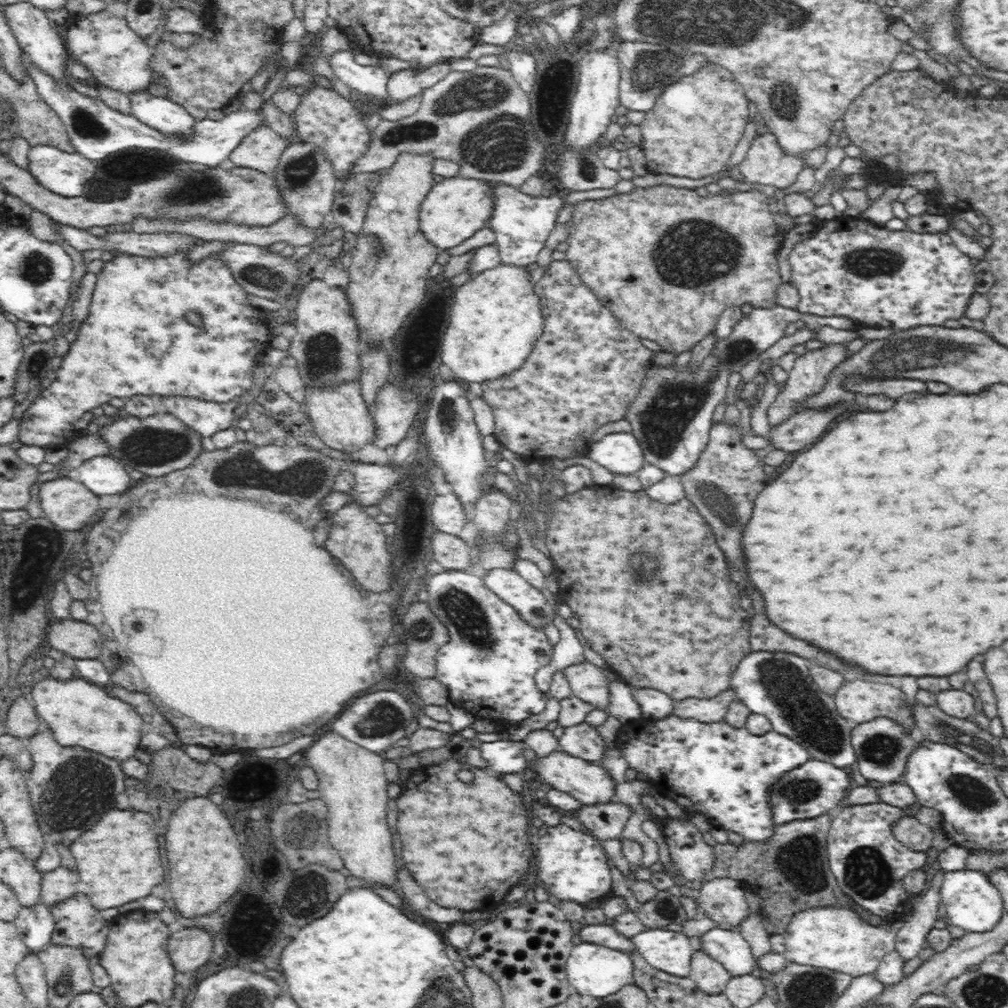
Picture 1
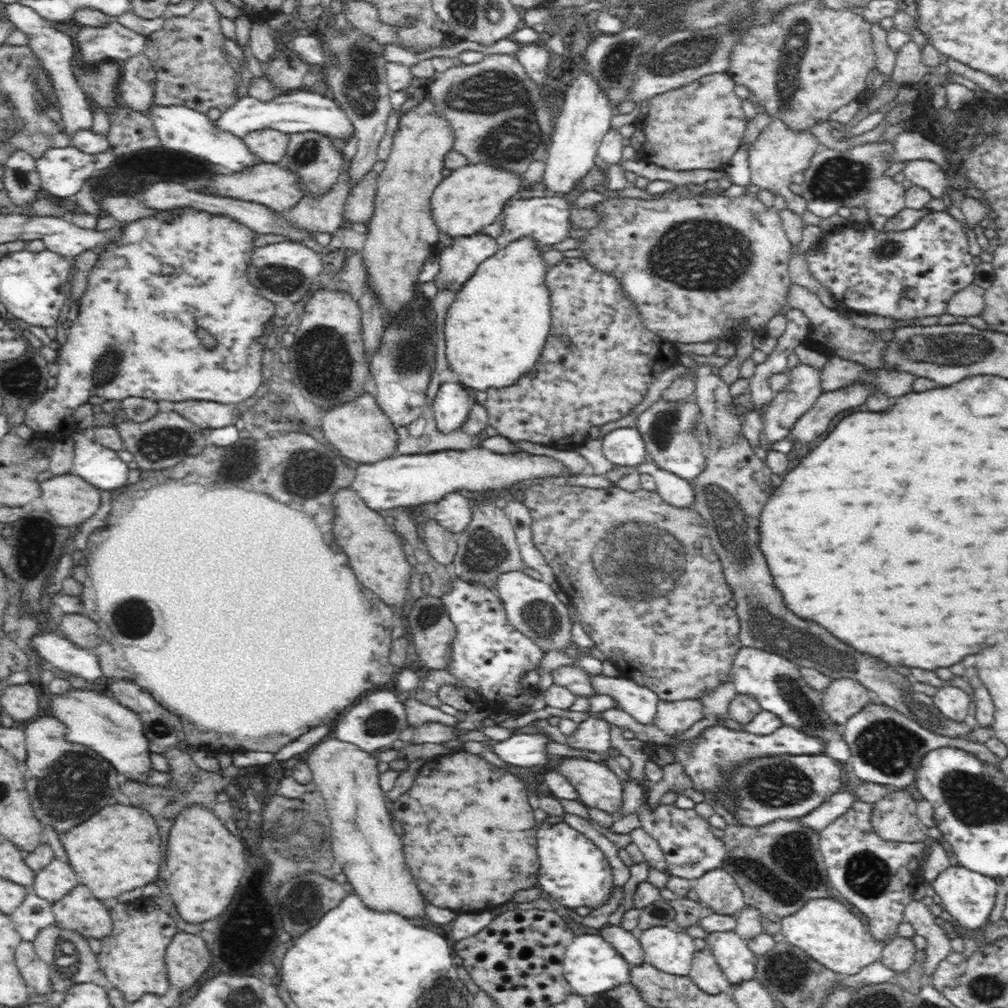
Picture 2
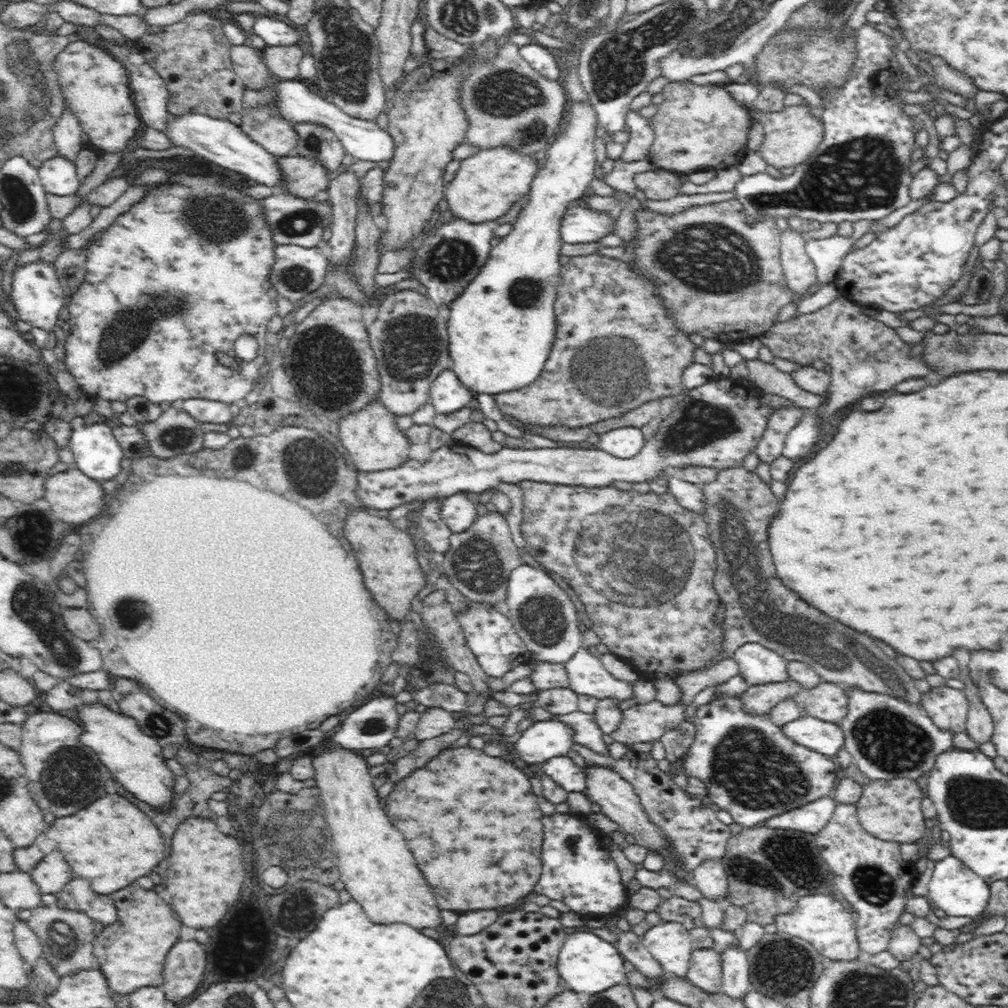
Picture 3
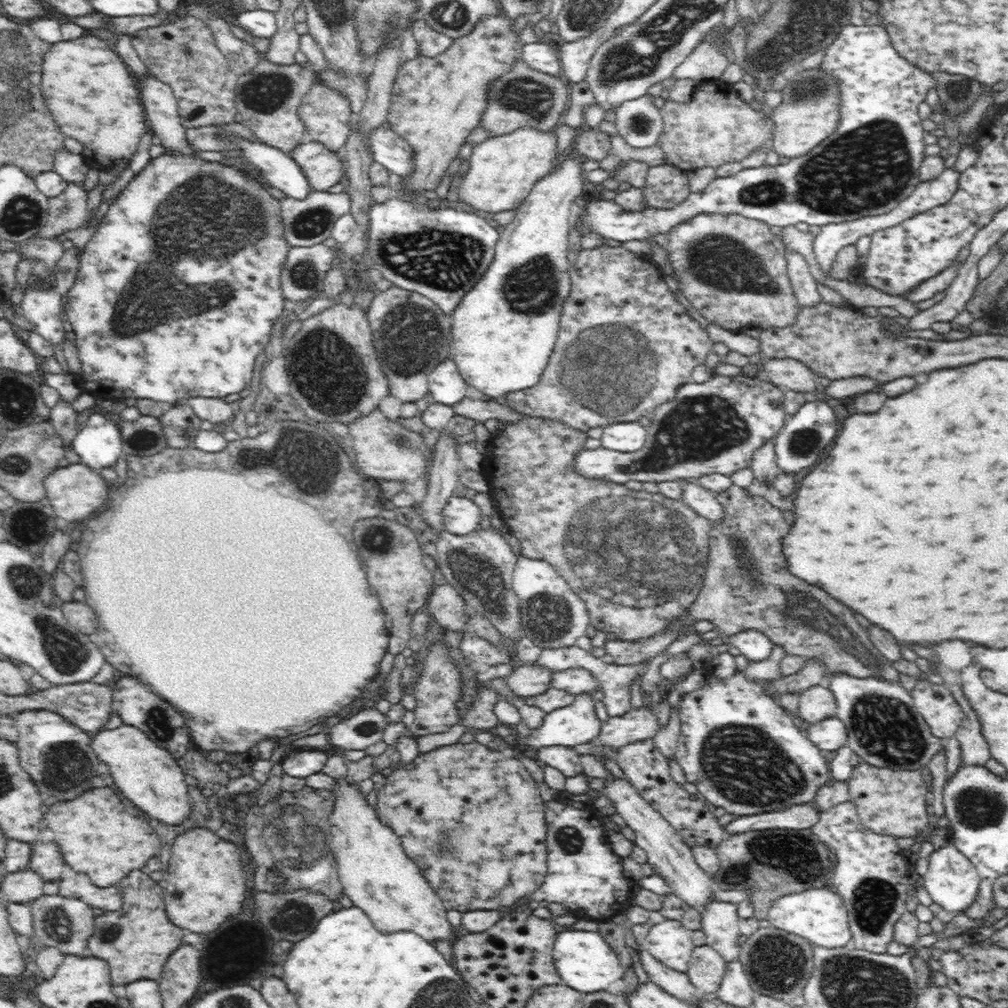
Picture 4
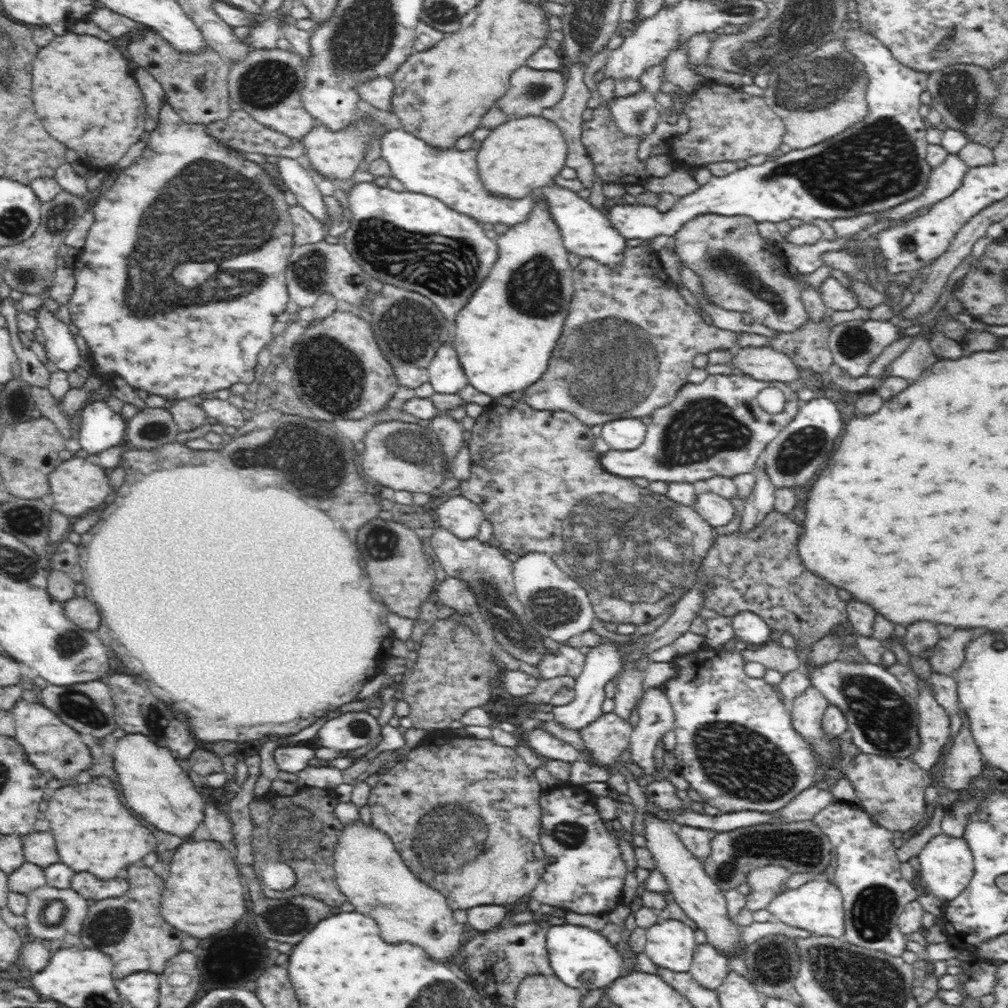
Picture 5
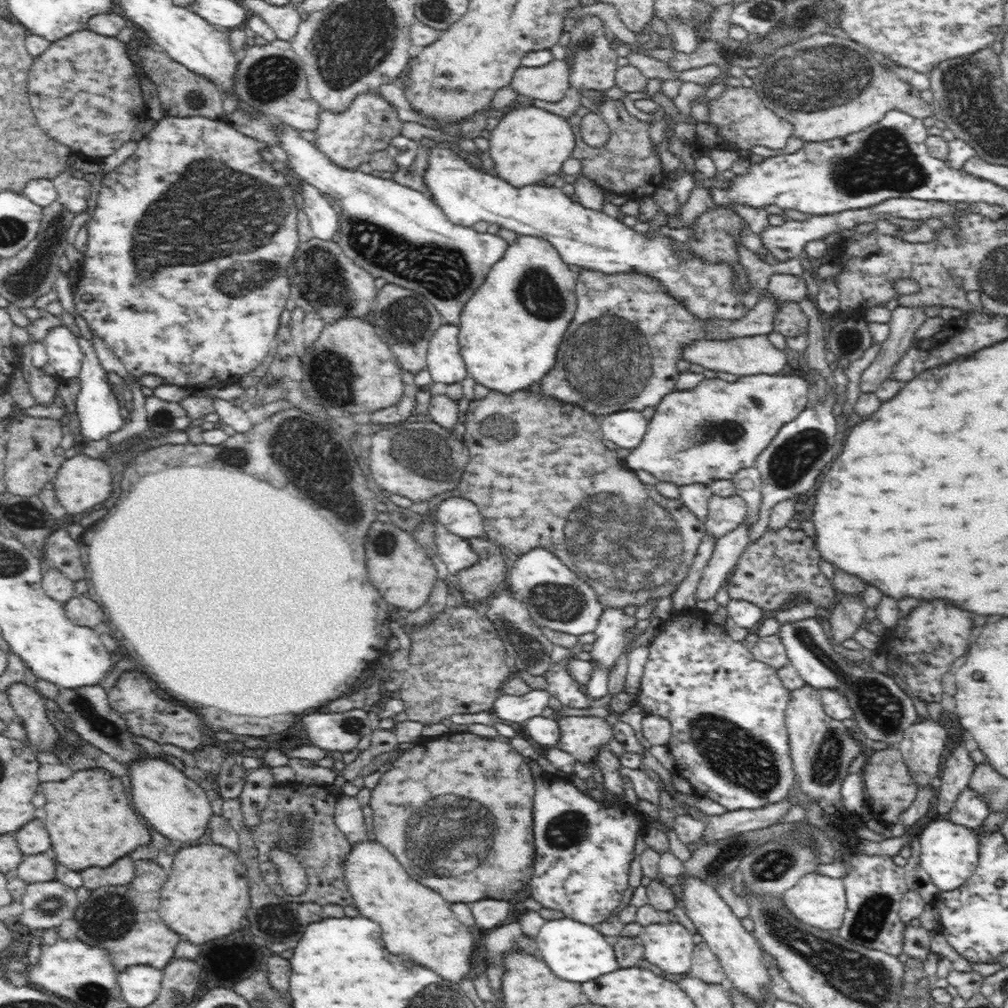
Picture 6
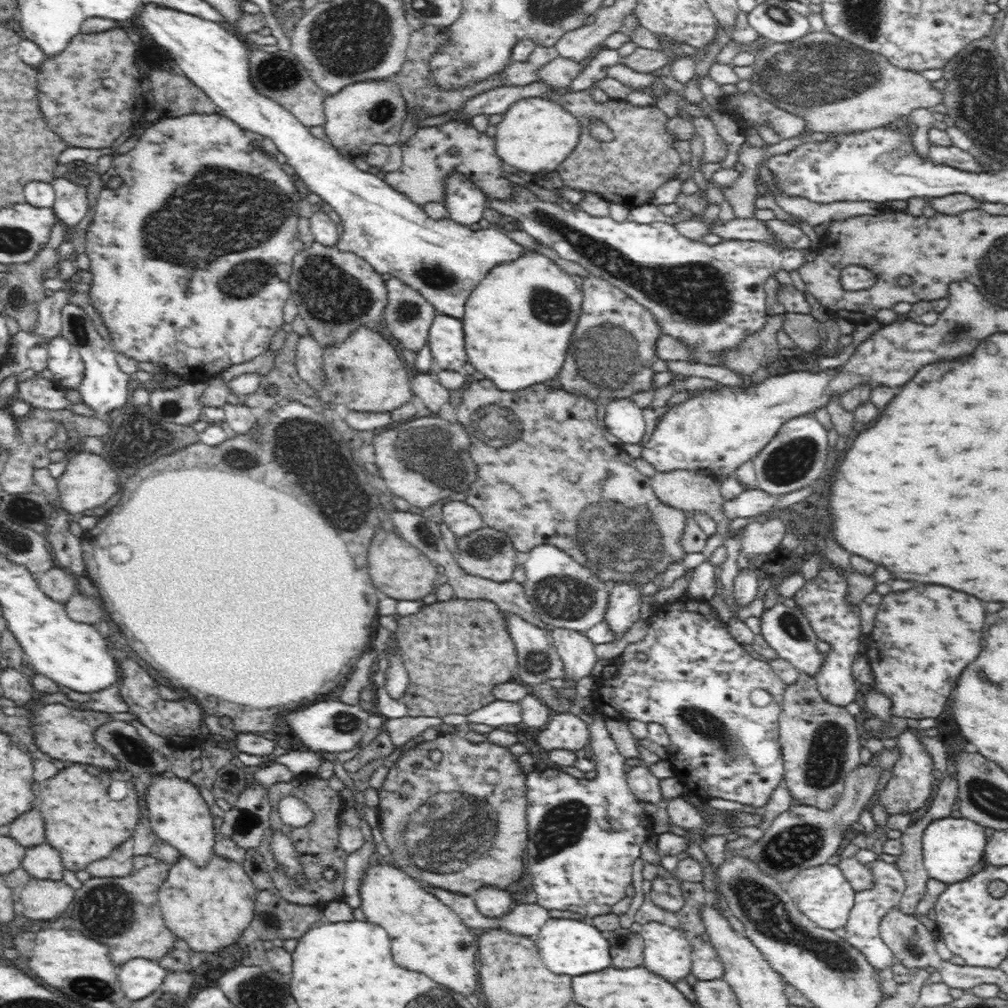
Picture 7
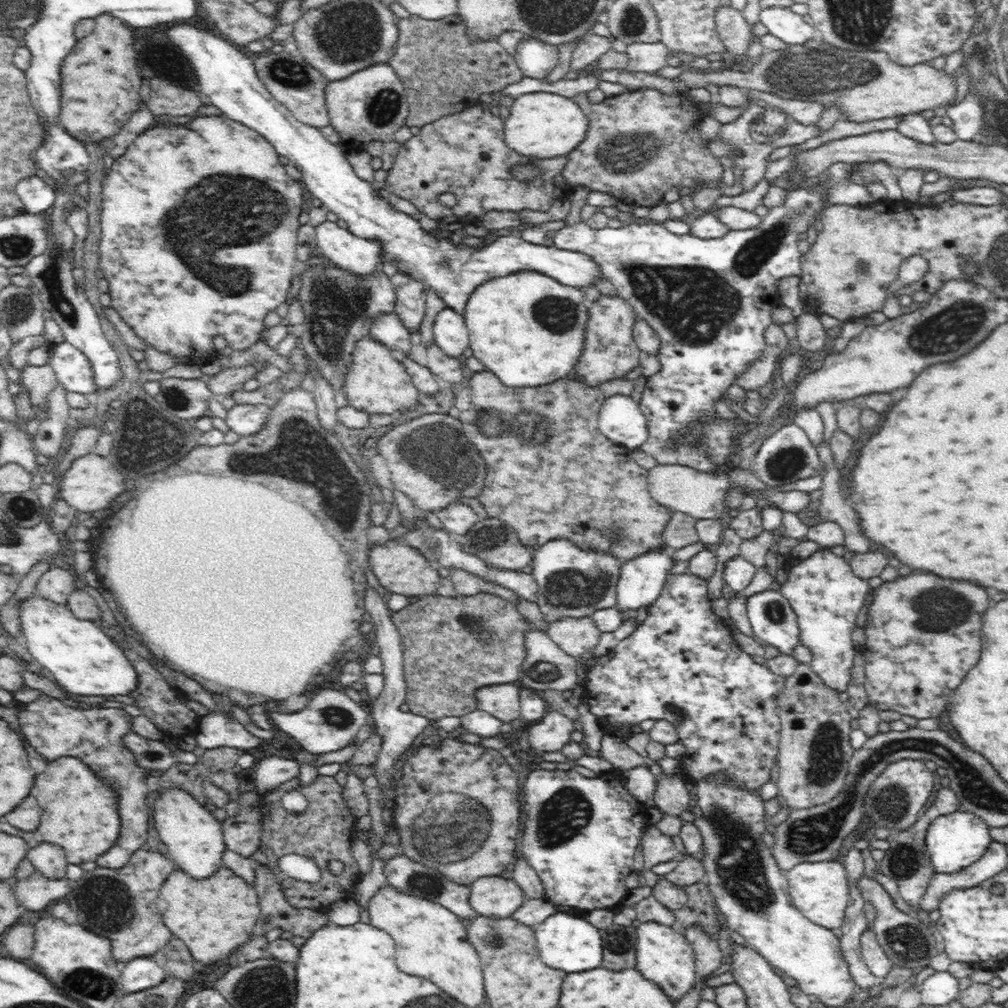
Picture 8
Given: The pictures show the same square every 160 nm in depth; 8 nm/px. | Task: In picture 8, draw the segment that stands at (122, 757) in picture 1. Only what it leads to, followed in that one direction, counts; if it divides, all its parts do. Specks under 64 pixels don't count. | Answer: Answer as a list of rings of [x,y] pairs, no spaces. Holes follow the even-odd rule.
[[[170,790],[158,802],[154,802],[154,824],[160,840],[168,847],[168,854],[174,859],[175,866],[197,880],[214,876],[223,865],[226,852],[221,822],[206,808],[202,808],[188,790]]]

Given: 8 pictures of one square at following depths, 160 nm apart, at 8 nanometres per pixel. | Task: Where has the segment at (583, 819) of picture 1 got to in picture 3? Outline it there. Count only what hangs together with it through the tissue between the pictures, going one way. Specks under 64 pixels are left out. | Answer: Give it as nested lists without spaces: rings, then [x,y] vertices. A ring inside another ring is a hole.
[[[628,751],[615,760],[613,770],[627,780],[640,797],[640,802],[654,824],[671,838],[676,857],[686,871],[694,871],[702,862],[724,857],[727,840],[733,833],[716,817],[716,807],[706,800],[695,799],[678,787],[666,771],[658,767],[650,752]]]

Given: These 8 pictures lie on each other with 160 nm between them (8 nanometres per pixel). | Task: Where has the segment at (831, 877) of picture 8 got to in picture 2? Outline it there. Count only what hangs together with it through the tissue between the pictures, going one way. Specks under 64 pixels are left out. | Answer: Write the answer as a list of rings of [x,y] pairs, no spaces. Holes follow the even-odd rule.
[[[812,900],[804,904],[805,906],[794,915],[785,917],[782,922],[782,935],[786,936],[786,941],[794,946],[807,952],[814,960],[823,964],[826,968],[833,970],[839,974],[857,975],[862,968],[869,966],[881,958],[882,943],[870,937],[868,926],[862,924],[862,920],[858,916],[850,913],[848,908],[844,908],[842,904],[832,904],[830,900]]]

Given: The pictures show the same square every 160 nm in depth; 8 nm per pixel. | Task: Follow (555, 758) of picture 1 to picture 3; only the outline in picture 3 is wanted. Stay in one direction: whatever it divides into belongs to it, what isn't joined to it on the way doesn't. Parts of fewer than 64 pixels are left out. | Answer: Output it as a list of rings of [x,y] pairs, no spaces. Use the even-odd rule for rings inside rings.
[[[589,765],[584,769],[587,782],[585,793],[593,803],[596,802],[596,804],[600,804],[601,812],[606,814],[608,818],[614,820],[614,822],[618,824],[619,829],[626,834],[628,833],[634,836],[636,845],[648,849],[650,852],[653,852],[653,854],[661,854],[661,856],[663,856],[664,870],[671,872],[679,882],[695,886],[693,872],[686,871],[686,869],[682,867],[682,863],[680,863],[678,857],[676,857],[676,850],[674,850],[674,845],[672,845],[673,840],[663,832],[661,826],[654,824],[652,820],[649,819],[649,816],[646,814],[640,802],[640,797],[633,789],[633,786],[612,769],[596,765]]]

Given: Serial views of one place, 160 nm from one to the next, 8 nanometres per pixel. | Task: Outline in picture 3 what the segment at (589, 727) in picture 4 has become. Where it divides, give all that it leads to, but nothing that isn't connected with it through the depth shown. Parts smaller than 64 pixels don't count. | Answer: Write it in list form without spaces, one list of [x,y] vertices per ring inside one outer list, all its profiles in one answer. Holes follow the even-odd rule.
[[[554,715],[550,720],[534,722],[523,730],[522,737],[515,742],[516,752],[525,763],[539,764],[570,752],[575,729]]]

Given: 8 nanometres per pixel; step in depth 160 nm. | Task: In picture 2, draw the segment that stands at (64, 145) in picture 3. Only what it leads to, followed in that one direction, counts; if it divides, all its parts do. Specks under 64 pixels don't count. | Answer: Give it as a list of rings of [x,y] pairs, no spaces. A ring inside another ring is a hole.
[[[14,3],[5,5],[4,10],[6,10],[6,18],[14,24],[15,28],[30,36],[28,46],[38,58],[41,68],[50,77],[59,103],[58,110],[62,113],[62,128],[72,140],[74,133],[86,129],[92,124],[93,117],[92,111],[88,109],[84,91],[82,91],[78,81],[74,79],[74,73],[72,73],[72,56],[77,52],[74,48],[75,42],[72,41],[70,36],[54,30],[51,22],[41,18],[33,8]]]

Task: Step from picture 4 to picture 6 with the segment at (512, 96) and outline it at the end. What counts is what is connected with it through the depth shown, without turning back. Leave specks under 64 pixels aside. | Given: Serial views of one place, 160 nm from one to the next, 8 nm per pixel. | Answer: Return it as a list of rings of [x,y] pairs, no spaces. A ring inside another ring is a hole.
[[[568,58],[554,59],[542,66],[520,66],[513,72],[511,86],[517,94],[555,103],[562,100],[571,87],[570,71]]]

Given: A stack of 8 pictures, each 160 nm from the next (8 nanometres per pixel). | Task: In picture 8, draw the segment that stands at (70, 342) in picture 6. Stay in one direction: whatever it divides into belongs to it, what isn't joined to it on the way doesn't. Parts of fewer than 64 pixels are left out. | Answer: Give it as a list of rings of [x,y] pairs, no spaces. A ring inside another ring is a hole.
[[[68,341],[52,344],[49,364],[56,373],[57,383],[66,391],[92,397],[96,390],[94,369],[83,352]]]

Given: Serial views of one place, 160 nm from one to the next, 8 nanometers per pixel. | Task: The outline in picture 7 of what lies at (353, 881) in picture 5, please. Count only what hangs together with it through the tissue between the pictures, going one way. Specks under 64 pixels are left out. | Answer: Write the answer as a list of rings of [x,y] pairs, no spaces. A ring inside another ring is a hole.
[[[388,864],[370,866],[360,886],[361,909],[367,922],[382,927],[392,942],[394,962],[430,976],[464,997],[474,995],[479,984],[476,971],[478,945],[470,928],[438,897],[427,892],[414,878]]]

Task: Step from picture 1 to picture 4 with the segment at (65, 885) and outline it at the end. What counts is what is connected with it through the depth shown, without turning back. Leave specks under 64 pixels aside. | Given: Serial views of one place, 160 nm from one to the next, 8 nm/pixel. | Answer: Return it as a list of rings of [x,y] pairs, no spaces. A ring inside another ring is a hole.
[[[36,840],[31,849],[33,854],[31,855],[29,868],[45,882],[60,880],[62,869],[66,863],[57,842],[54,840],[48,842]]]

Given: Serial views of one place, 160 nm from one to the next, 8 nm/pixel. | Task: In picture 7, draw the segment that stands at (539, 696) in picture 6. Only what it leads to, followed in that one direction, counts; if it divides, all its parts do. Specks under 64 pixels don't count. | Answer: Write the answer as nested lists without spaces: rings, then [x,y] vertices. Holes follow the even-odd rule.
[[[494,700],[482,708],[476,709],[466,714],[468,722],[474,724],[486,724],[494,728],[502,725],[518,724],[522,722],[520,714],[520,703],[504,702]]]

